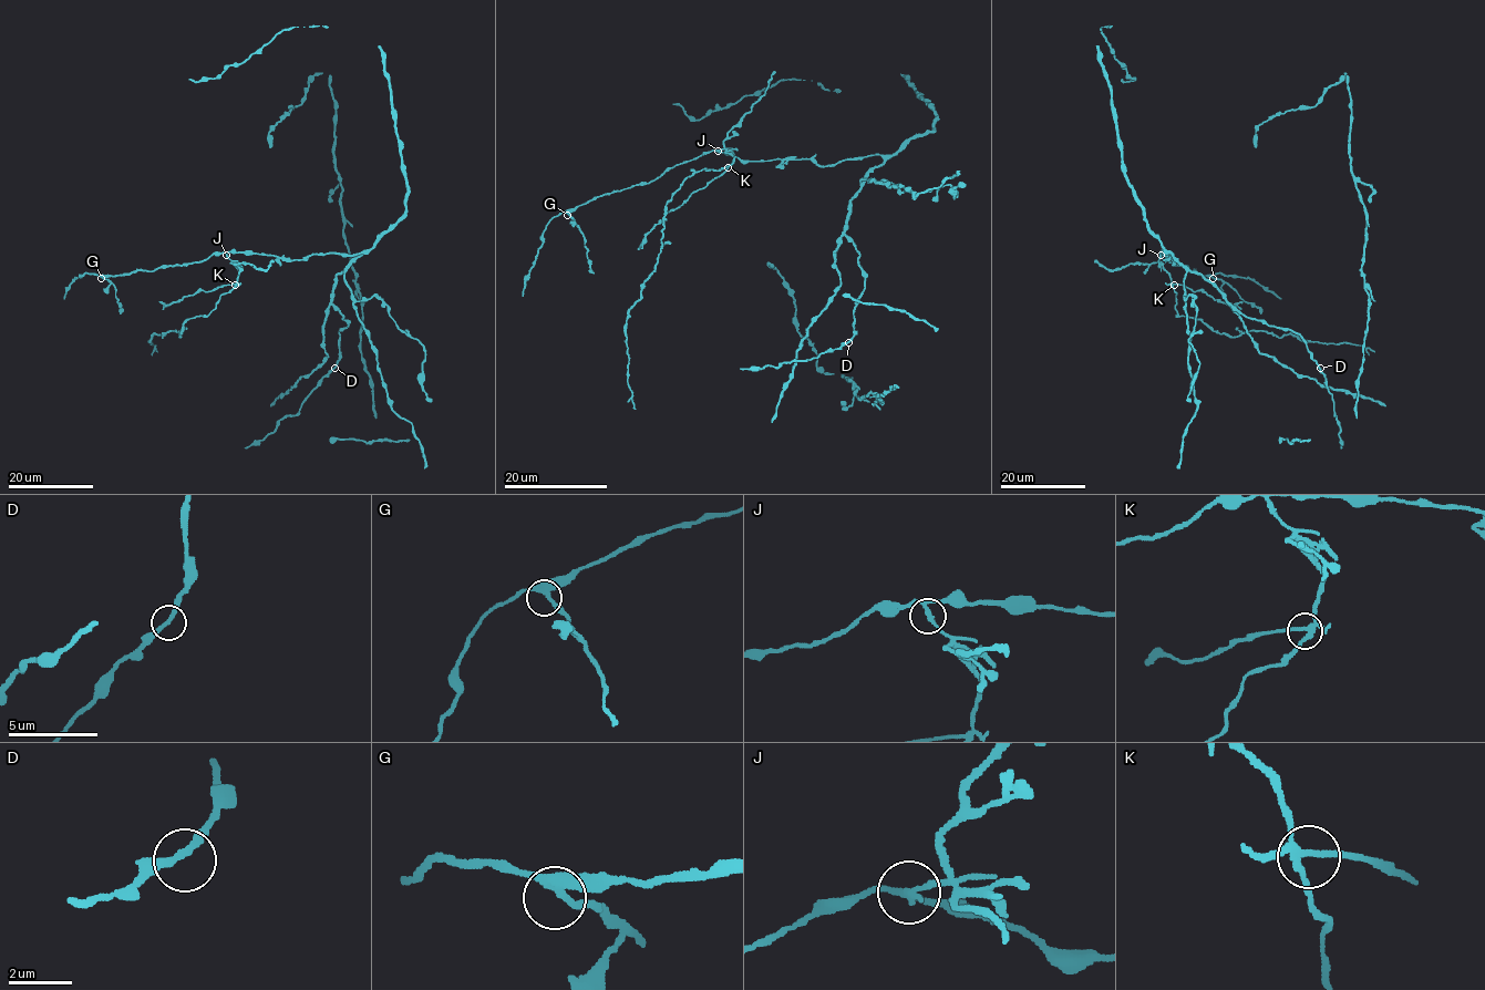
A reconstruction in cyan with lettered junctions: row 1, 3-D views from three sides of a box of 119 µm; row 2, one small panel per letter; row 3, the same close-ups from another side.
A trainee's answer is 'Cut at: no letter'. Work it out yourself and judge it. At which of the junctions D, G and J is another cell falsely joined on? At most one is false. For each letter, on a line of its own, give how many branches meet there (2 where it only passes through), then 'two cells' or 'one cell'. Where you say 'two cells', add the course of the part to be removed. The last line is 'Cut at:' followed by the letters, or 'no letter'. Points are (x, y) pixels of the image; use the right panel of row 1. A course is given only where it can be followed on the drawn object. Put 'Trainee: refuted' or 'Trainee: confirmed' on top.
Trainee: refuted
D: 2 | one cell
G: 3 | one cell
J: 3 | two cells | (1159, 256), (1179, 316), (1231, 337), (1266, 330), (1374, 351)
Cut at: J

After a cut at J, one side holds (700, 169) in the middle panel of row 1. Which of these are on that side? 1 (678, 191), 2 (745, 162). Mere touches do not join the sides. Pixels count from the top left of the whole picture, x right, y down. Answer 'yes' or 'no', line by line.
1: yes
2: no

